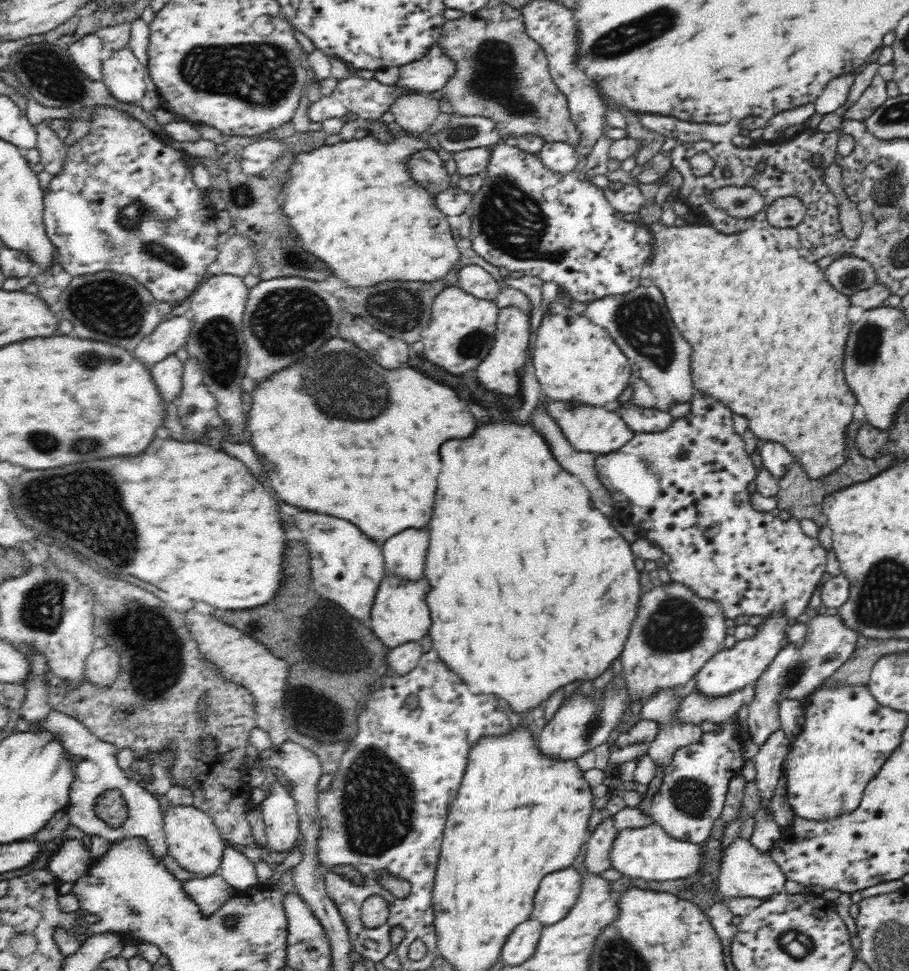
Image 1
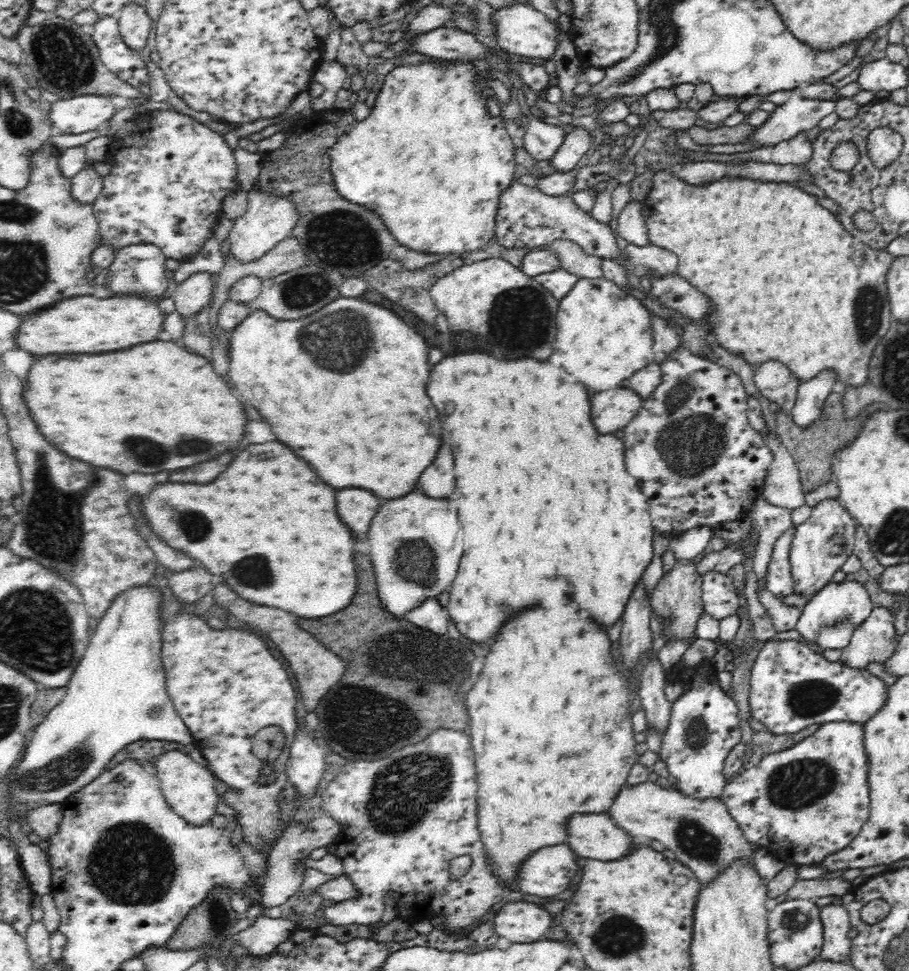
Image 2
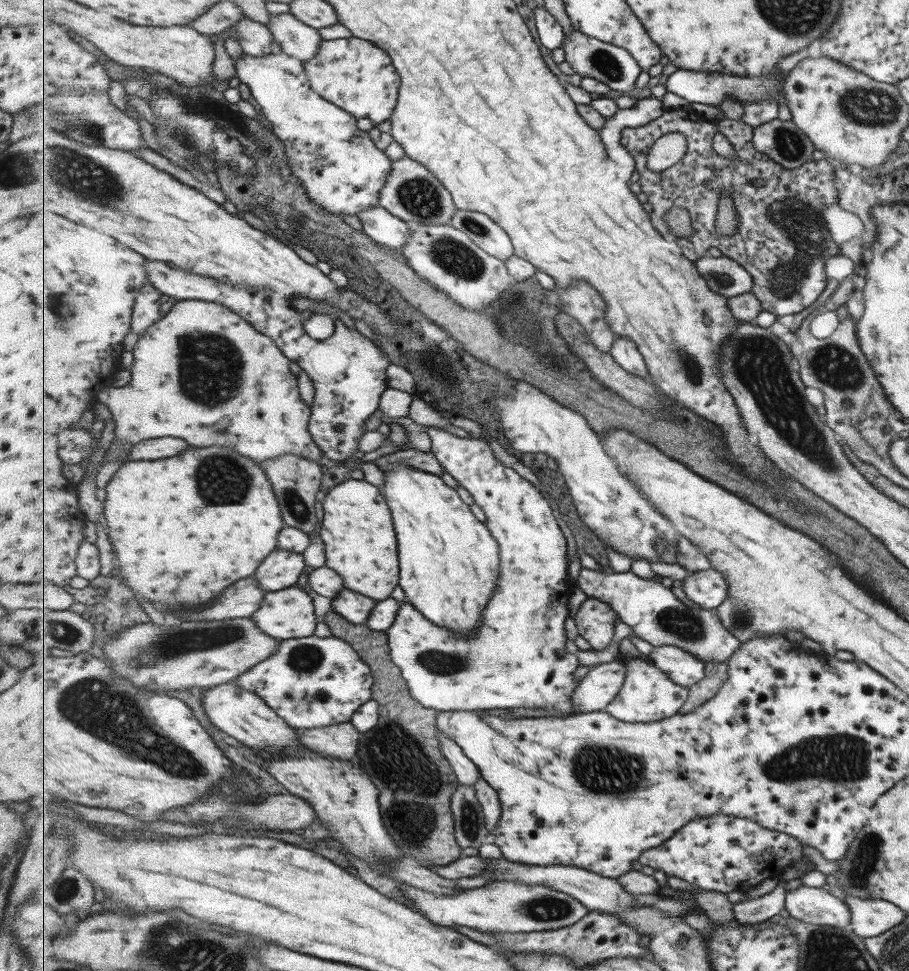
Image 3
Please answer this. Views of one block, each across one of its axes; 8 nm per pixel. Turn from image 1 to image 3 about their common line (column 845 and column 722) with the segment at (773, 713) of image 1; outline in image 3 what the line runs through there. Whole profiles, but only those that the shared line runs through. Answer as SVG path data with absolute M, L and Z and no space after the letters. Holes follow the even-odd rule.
M581 568L577 586L590 598L599 598L611 604L619 614L620 620L629 625L633 634L647 640L653 646L679 646L703 660L703 662L728 662L729 658L741 648L742 642L724 626L717 610L703 607L691 608L683 604L669 588L661 582L643 579L625 572L607 574L603 571Z

